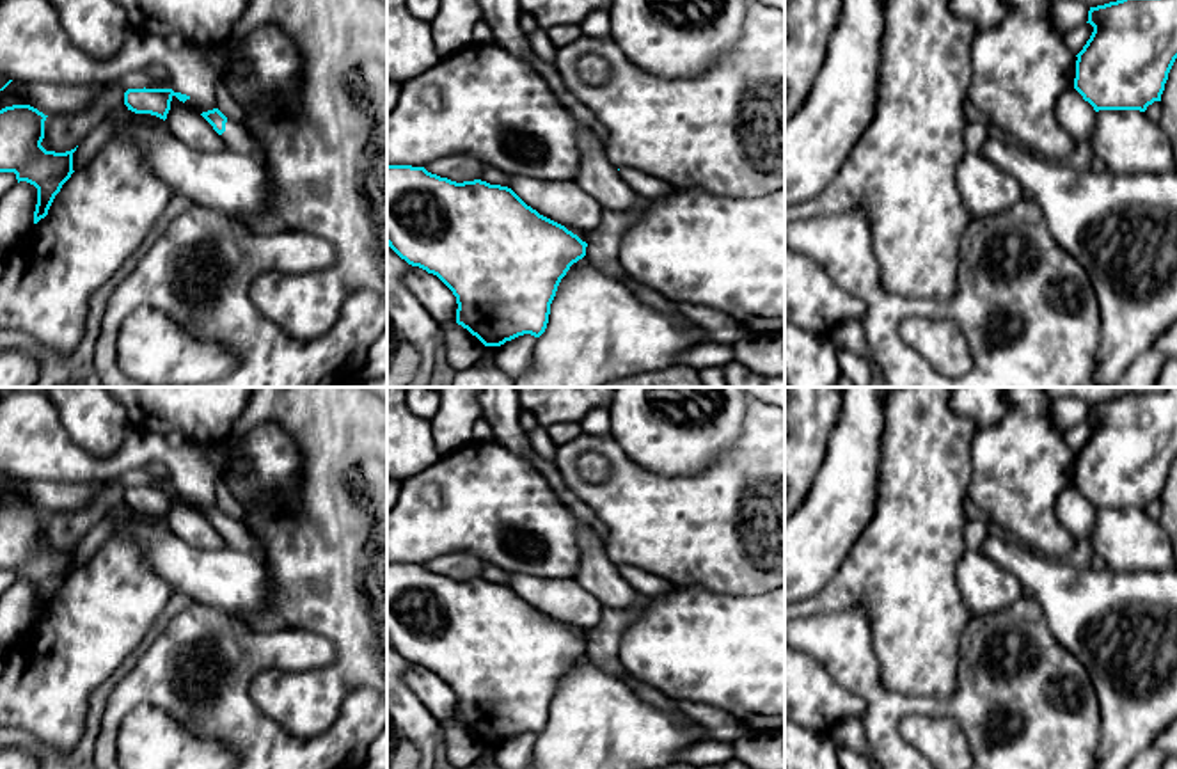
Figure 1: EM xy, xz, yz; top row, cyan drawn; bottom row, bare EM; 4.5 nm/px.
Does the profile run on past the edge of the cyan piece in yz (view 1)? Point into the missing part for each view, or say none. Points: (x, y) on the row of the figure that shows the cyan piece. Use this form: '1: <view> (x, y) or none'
1: none

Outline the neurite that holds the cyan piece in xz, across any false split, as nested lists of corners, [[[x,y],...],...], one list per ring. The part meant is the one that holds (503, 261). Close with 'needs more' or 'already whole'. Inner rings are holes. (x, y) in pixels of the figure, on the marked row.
[[[387,165],[387,245],[453,291],[456,323],[485,346],[501,346],[524,334],[540,337],[561,279],[588,247],[508,186],[481,179],[456,183],[412,165]]]; already whole

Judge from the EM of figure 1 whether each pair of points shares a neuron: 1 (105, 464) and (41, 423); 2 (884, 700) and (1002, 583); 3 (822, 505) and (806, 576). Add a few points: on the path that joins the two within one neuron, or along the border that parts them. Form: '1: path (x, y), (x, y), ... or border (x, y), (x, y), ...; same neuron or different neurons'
1: path (89, 464), (78, 464), (54, 439); same neuron
2: border (1012, 604), (971, 617); different neurons
3: path (822, 523), (822, 531), (806, 551), (806, 558); same neuron

